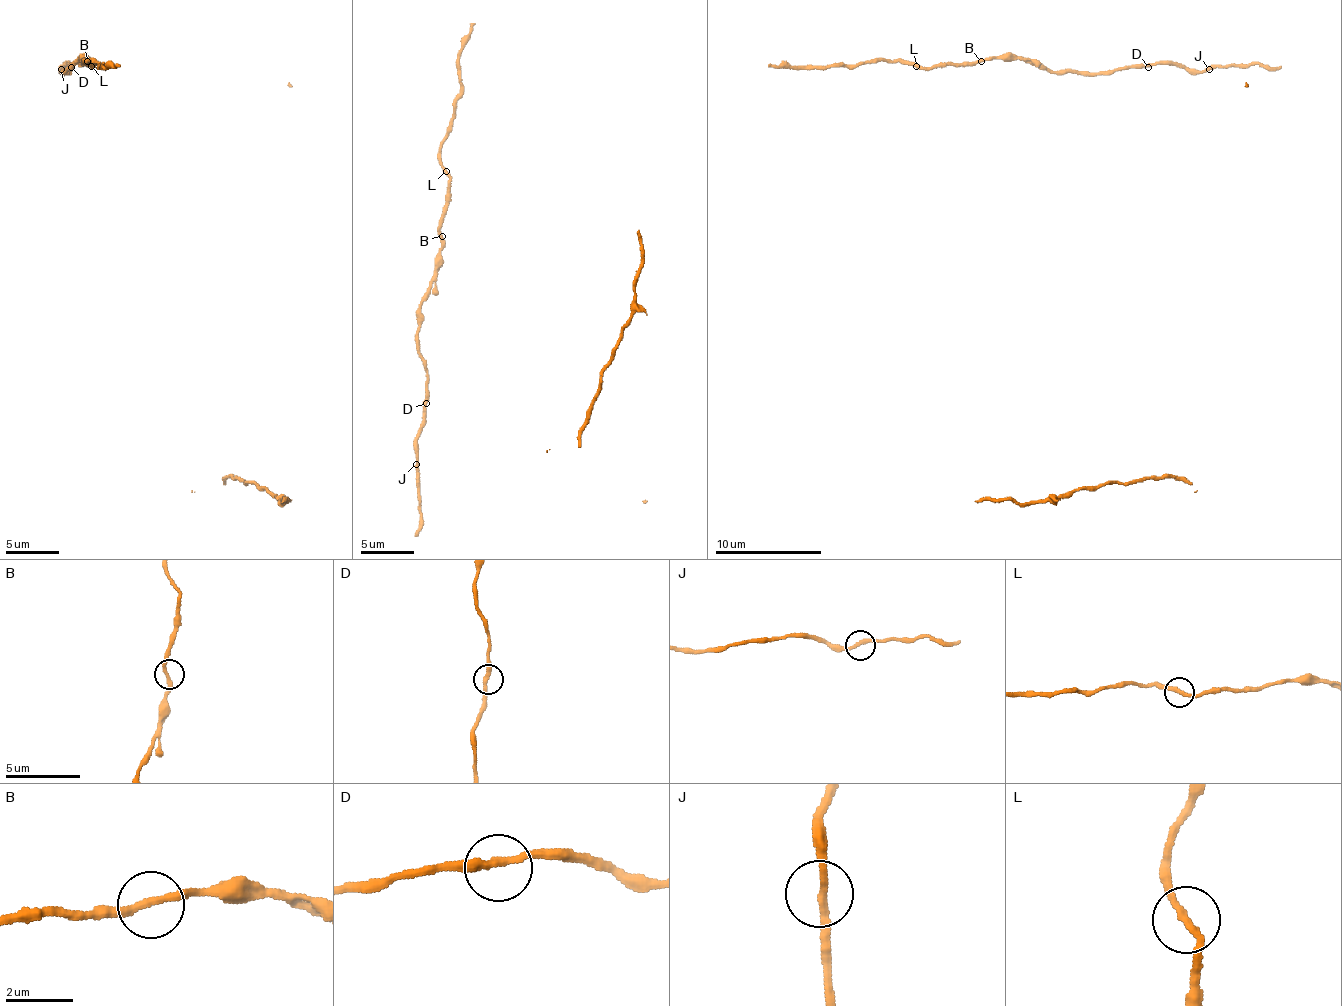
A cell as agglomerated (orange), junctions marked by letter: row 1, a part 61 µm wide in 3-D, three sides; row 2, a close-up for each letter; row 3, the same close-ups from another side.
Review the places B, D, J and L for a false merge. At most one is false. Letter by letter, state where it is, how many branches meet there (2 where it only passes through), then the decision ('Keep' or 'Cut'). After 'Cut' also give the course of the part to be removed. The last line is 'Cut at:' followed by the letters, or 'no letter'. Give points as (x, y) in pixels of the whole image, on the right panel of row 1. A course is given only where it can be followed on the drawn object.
B: Place: (981, 61). Branches: 2. Keep
D: Place: (1148, 67). Branches: 2. Keep
J: Place: (1209, 69). Branches: 2. Keep
L: Place: (916, 66). Branches: 2. Keep
Cut at: no letter

